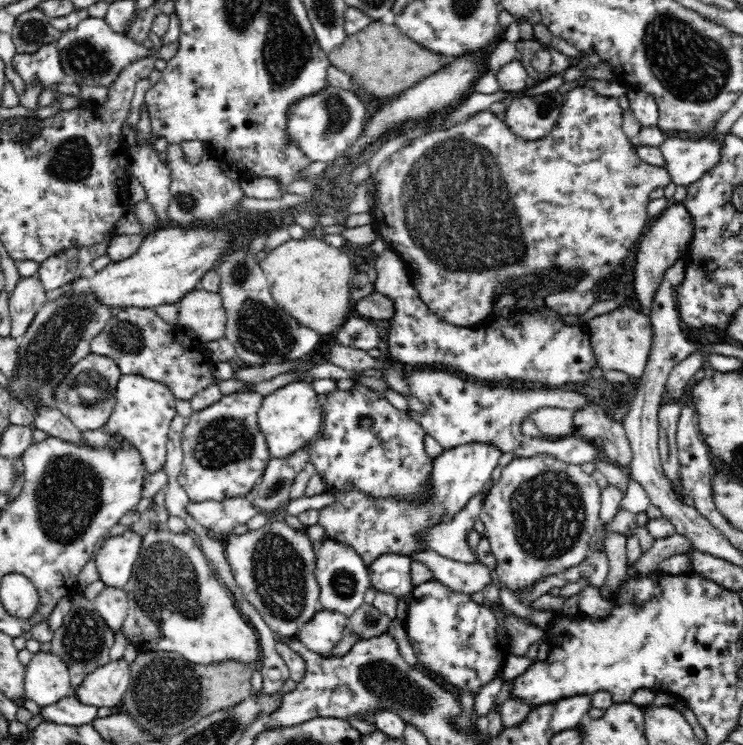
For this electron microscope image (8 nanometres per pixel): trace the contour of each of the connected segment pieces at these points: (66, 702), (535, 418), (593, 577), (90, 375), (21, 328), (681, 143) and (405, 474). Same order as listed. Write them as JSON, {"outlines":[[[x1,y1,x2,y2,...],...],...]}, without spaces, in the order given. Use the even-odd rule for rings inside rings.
{"outlines":[[[71,694,50,706,42,706,40,714,44,721,82,726,90,724,94,718,98,718,98,707,86,705,80,702,76,695]],[[540,408,534,411,530,418,540,429,542,436,554,441,568,437,576,431,574,426,574,412,564,408]],[[592,548,590,554,578,566,562,572,560,576,566,579,566,584,586,578,591,586,601,587,608,573,609,562,607,554,604,550]],[[88,354,58,384,54,392,55,407,81,431,102,430,116,406,115,389,121,376,116,361,106,356]],[[36,275,20,278,9,296,9,313,12,320,11,339,20,340,26,335,34,317,48,301,49,296]],[[708,134,697,138,668,137,660,146,670,182,692,184,720,162,722,137]],[[356,381,355,383,356,388,353,390,338,389,335,392,318,395,322,424,317,439,309,448,310,463,316,467,317,474,328,483,330,492,340,489,356,489,356,491,364,491,372,497,394,497,394,499,410,501,427,499,427,490,429,489,427,480,432,474,434,459,429,458,424,451,426,431,417,420,412,419,406,412,394,408,383,393,366,388,362,382],[366,416,370,416,373,420,371,427,360,425,360,420]]]}

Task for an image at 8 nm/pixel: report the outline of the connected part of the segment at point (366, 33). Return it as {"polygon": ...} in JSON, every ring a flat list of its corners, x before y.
{"polygon":[[372,20,366,28,346,35,343,43,327,55,332,65,348,73,352,82,372,98,396,96,444,66,440,56,422,48,420,44,414,44,398,30,395,23,385,24,380,20]]}

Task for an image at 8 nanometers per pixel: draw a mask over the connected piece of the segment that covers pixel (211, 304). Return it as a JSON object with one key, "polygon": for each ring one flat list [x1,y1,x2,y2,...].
{"polygon":[[196,288,177,303,179,325,204,345,225,337,226,311,220,295]]}

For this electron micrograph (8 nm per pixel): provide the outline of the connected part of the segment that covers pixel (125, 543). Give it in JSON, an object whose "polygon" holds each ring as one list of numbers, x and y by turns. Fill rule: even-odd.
{"polygon":[[134,529,102,541,94,557,99,578,105,586,123,588,130,580,140,548,142,535]]}

